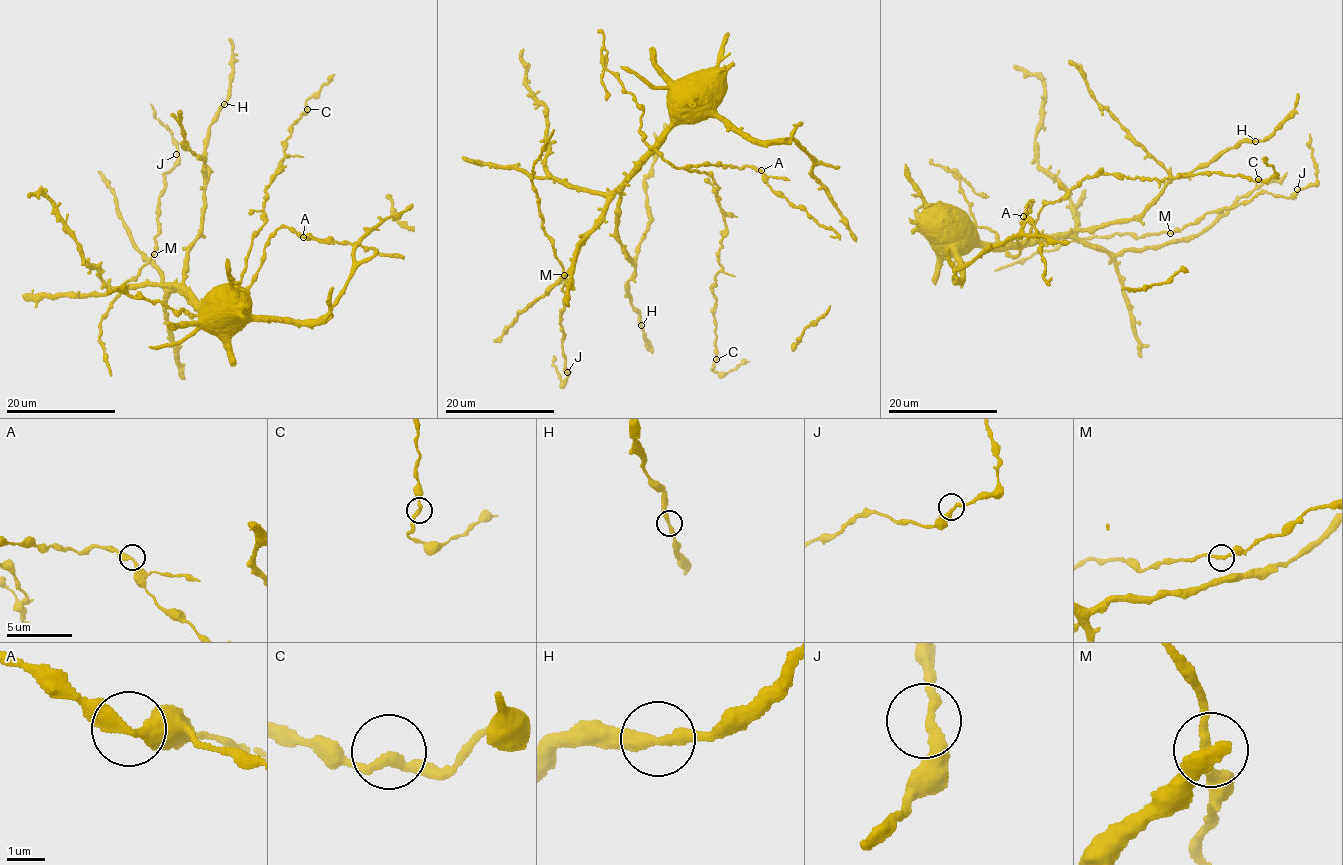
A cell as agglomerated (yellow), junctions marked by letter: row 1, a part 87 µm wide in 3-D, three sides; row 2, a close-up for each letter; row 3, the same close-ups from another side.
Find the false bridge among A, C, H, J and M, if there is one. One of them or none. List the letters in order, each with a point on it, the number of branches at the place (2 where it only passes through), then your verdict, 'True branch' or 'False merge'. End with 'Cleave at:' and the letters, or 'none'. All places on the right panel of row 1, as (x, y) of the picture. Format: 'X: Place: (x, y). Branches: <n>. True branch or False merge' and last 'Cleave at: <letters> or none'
A: Place: (1023, 216). Branches: 2. True branch
C: Place: (1258, 179). Branches: 2. True branch
H: Place: (1255, 141). Branches: 2. True branch
J: Place: (1297, 189). Branches: 2. True branch
M: Place: (1170, 233). Branches: 2. True branch
Cleave at: none

